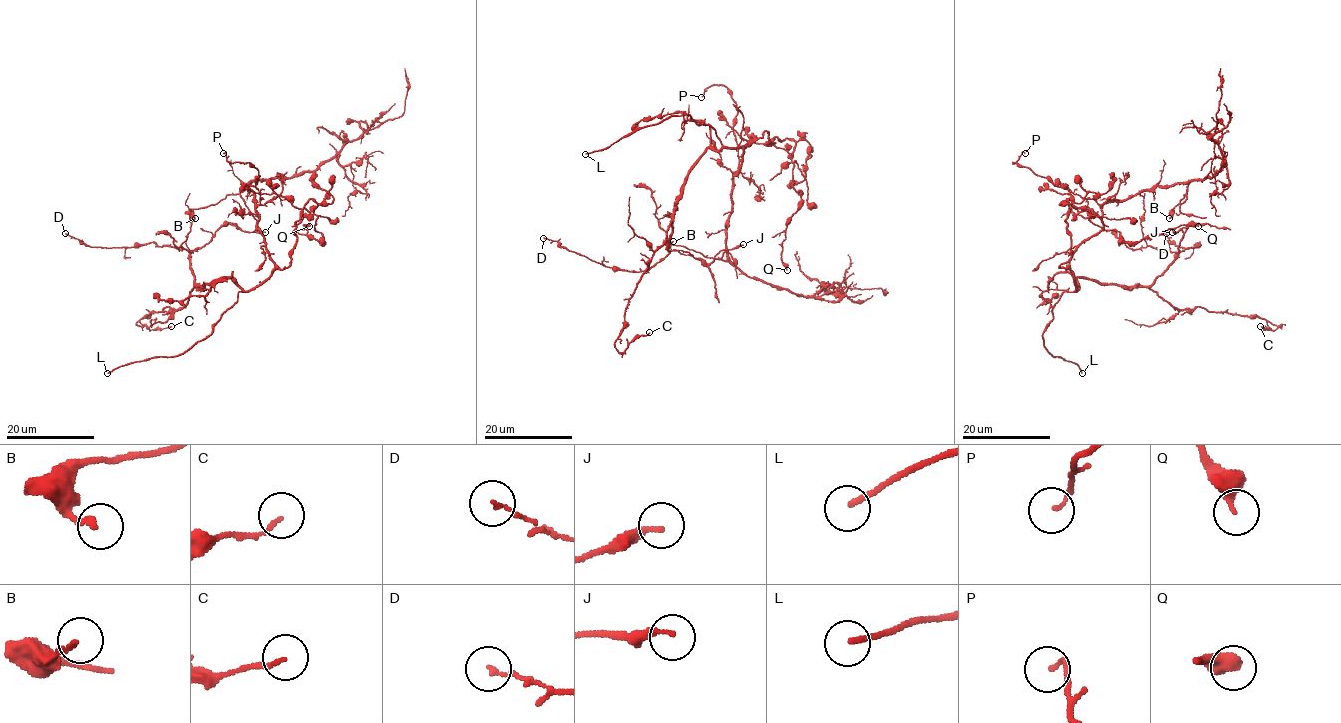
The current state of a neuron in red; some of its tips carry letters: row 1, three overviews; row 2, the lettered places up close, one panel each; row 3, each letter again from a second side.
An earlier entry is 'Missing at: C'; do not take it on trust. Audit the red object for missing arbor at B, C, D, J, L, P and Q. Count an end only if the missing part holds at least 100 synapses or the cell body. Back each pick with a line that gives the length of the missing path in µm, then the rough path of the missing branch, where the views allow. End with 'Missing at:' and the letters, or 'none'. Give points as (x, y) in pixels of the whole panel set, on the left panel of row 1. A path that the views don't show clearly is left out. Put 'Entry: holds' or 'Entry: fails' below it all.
L: missing 130 µm
Missing at: L
Entry: fails

